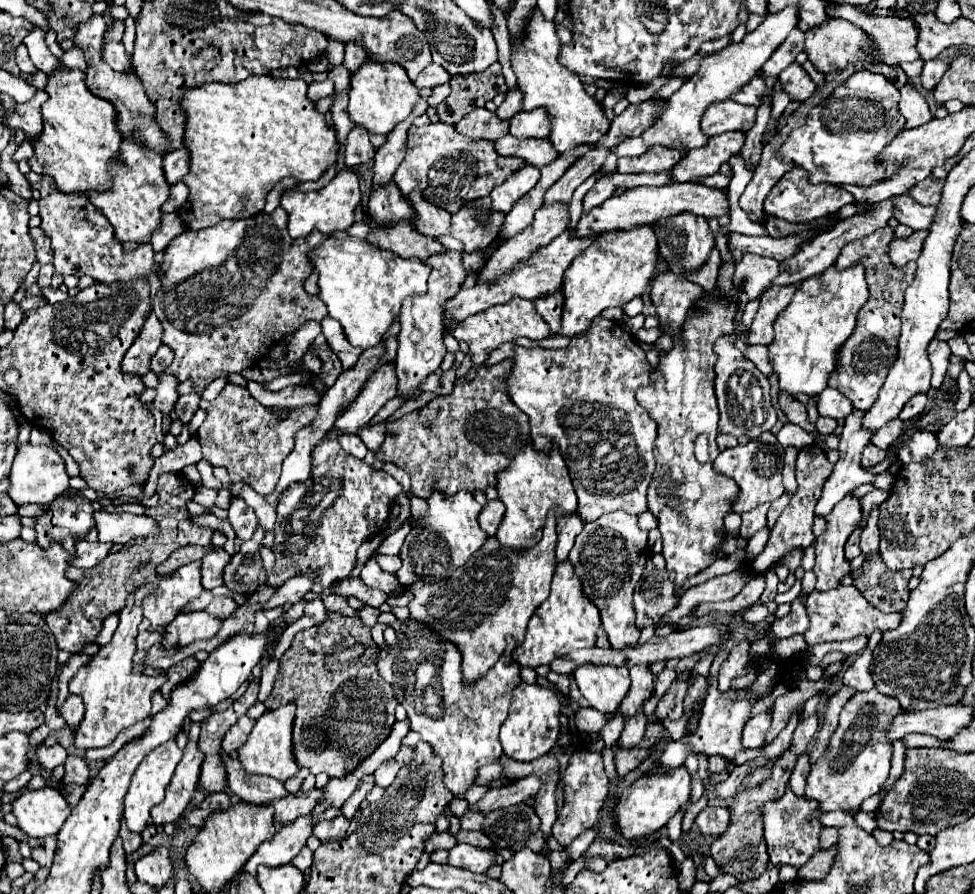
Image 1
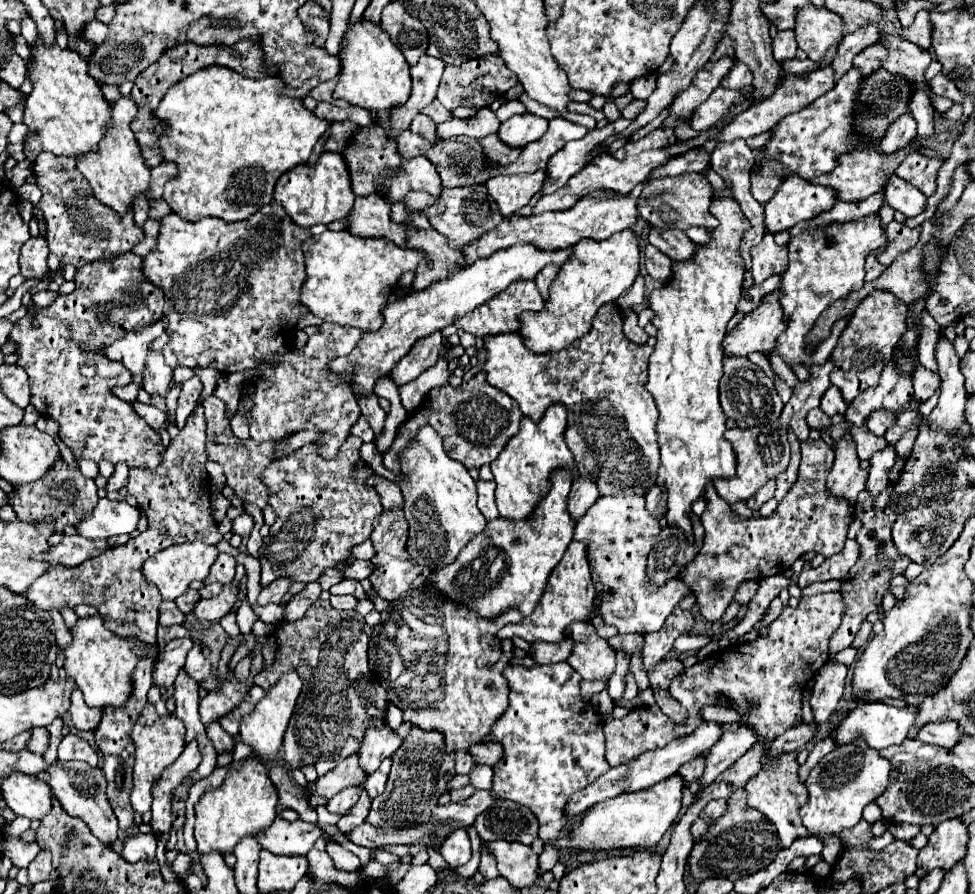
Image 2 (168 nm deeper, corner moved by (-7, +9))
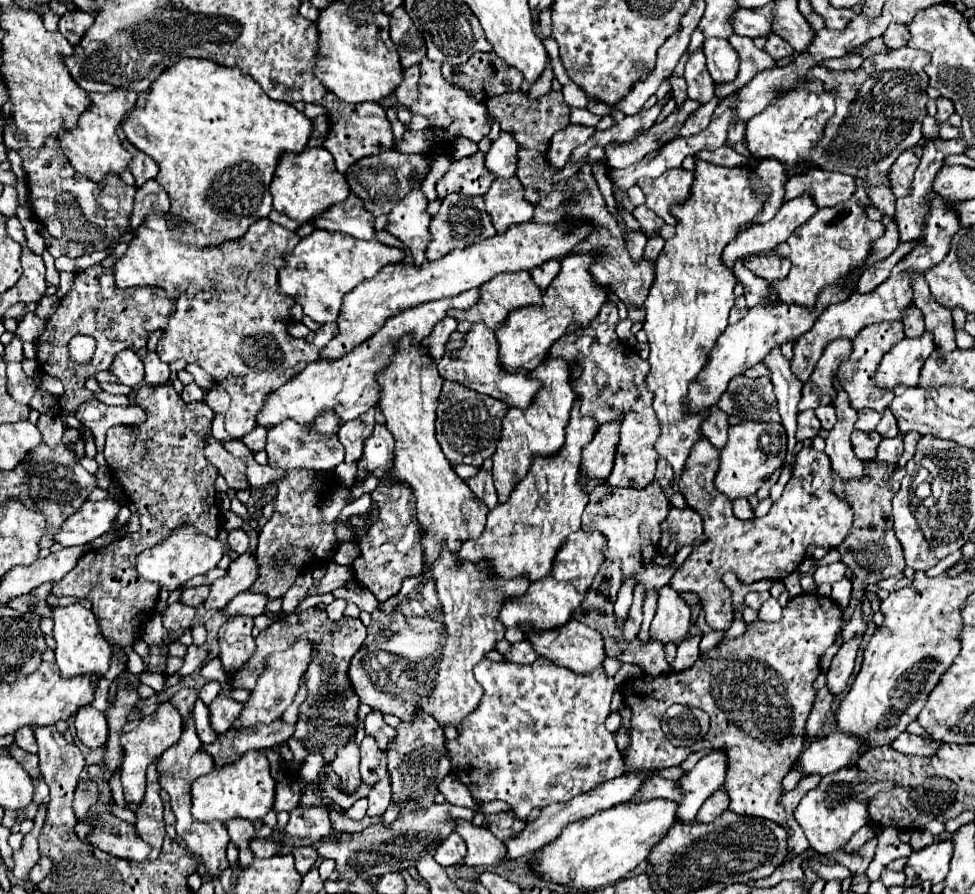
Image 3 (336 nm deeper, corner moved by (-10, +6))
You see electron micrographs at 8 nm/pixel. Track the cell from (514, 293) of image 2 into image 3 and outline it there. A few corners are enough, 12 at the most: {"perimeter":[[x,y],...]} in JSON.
{"perimeter":[[527,271],[497,275],[481,287],[477,307],[449,309],[457,321],[483,321],[491,331],[511,311],[541,305]]}

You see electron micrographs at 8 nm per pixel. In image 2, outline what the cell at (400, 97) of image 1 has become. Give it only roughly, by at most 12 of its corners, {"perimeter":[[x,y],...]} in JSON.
{"perimeter":[[350,24],[332,92],[380,112],[410,96],[410,66],[378,24]]}

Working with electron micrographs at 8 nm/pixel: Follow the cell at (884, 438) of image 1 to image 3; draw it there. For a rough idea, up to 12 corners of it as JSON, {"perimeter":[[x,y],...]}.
{"perimeter":[[861,409],[855,427],[875,431],[881,413]]}

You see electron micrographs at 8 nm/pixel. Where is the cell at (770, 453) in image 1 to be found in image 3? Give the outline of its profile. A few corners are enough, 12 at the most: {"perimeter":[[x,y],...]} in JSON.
{"perimeter":[[781,423],[729,427],[715,487],[755,495],[787,455]]}

